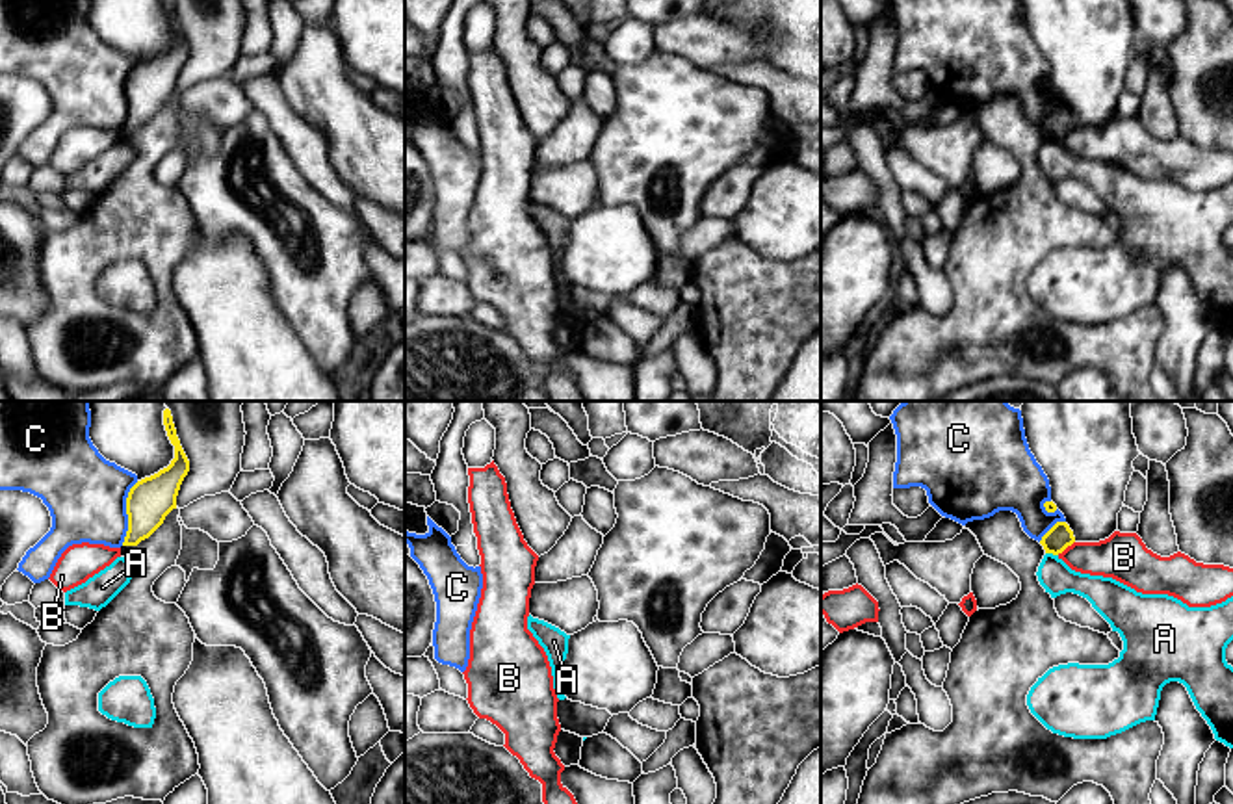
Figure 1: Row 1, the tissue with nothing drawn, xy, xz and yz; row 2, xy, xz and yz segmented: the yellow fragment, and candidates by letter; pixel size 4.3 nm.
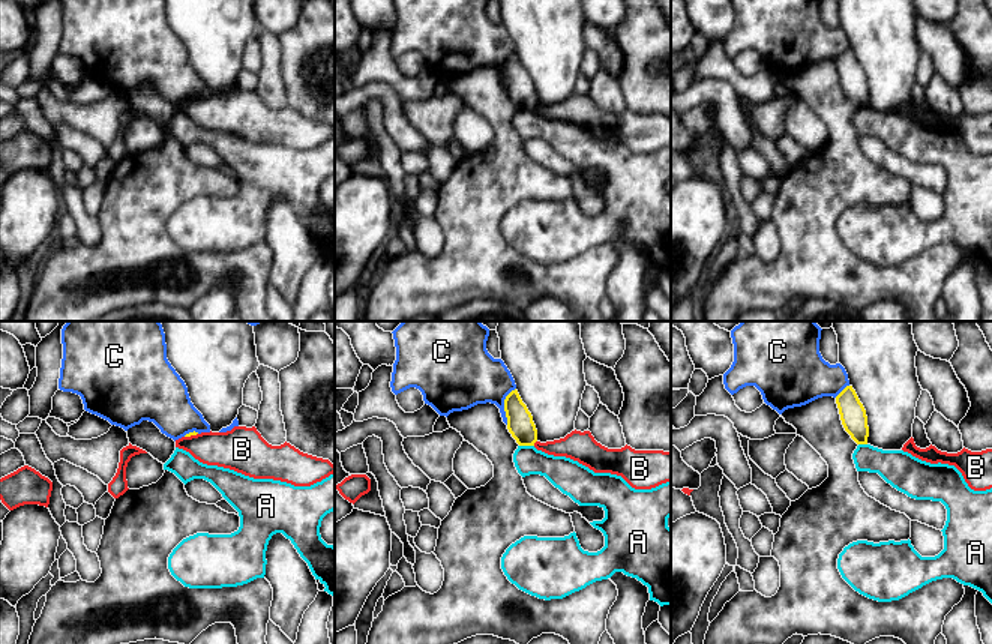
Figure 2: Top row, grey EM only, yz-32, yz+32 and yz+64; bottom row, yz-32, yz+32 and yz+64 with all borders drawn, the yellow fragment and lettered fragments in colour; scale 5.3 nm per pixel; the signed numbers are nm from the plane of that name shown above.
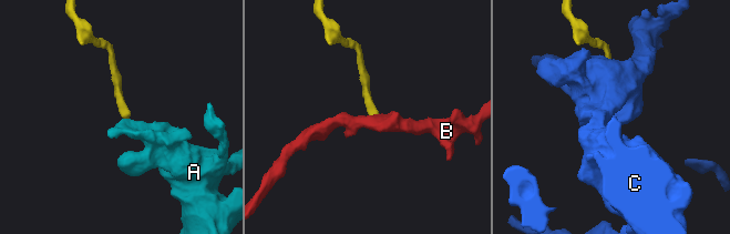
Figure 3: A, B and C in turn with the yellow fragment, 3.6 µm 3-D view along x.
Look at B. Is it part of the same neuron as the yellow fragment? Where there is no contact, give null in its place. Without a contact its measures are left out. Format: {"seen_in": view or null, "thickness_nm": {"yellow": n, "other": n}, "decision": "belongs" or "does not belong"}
{"seen_in": "yz", "thickness_nm": {"yellow": 110, "other": 200}, "decision": "does not belong"}

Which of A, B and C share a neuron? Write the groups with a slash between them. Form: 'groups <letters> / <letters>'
groups A / B / C

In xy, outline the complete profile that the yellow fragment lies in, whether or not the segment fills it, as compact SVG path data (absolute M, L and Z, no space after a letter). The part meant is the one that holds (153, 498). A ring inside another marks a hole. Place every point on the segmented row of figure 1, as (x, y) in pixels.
M169 408L163 410L163 425L175 446L175 459L167 468L130 488L126 498L128 531L123 546L137 546L163 524L165 516L176 509L180 485L189 472L189 460L176 436Z

